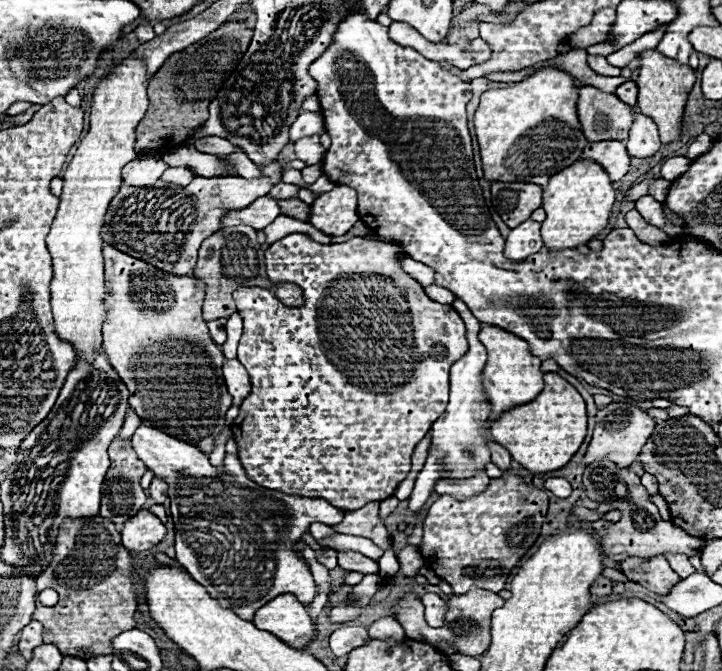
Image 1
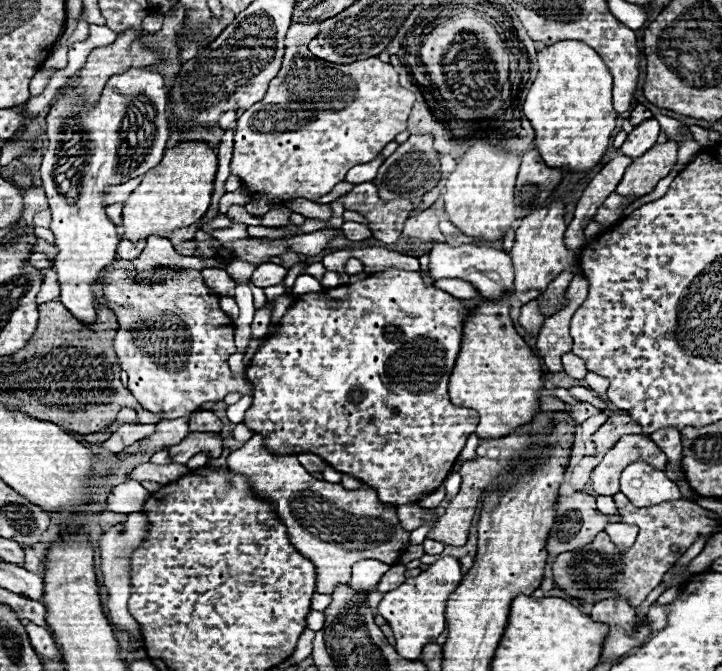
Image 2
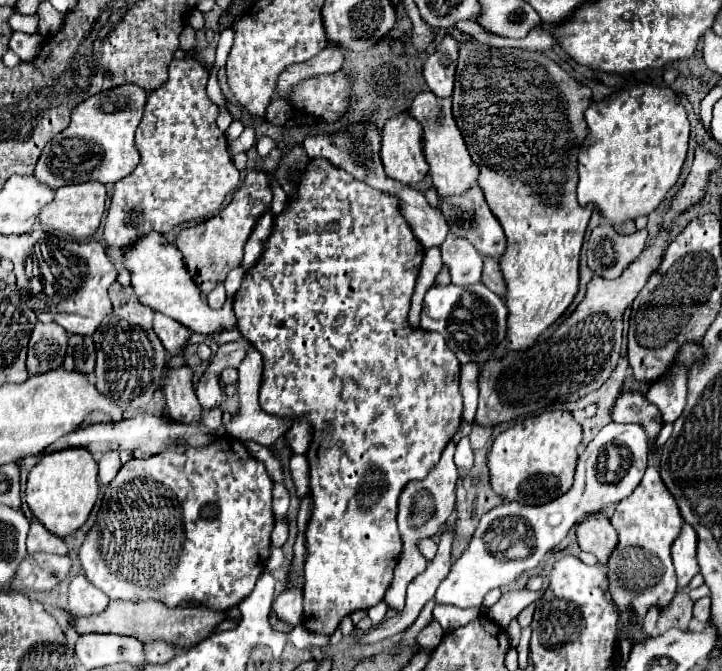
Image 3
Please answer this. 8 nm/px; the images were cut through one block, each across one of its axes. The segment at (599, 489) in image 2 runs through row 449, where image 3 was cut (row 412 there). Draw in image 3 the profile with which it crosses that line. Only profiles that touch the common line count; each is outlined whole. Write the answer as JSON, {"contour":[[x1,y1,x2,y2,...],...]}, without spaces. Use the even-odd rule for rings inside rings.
{"contour":[[624,392,612,408,612,420,620,424,642,424,646,428,646,438,650,440,650,452,656,452,656,438,662,428,662,416,658,408,646,402,642,394]]}

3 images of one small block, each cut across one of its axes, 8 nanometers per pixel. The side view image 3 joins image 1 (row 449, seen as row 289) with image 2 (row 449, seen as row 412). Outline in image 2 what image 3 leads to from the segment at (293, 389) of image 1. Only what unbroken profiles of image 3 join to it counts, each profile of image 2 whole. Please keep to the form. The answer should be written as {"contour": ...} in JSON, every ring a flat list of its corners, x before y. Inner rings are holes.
{"contour":[[384,270,374,276,368,276,362,282,346,284,338,288,324,288,314,294,306,294,298,298,298,302,288,308,286,316,282,318,278,334,270,336,252,358,250,366,246,368,246,376,254,388,252,394,252,406,246,410,244,424,252,430,264,436,266,448,274,454,302,454,310,452,320,456,326,464,330,464,336,472,350,474,358,478,360,482,372,486,378,492,378,498,386,504,412,504,418,502,420,496,436,490,442,480,450,474,458,454,462,452,466,438,474,434,474,428,478,426,478,412,470,408,454,406,448,398,448,374,454,368,456,356,460,352,462,342,462,322,468,316,468,310,460,304,458,298,450,296,448,292,442,292,434,286,426,286,420,272,408,272,408,270]]}

